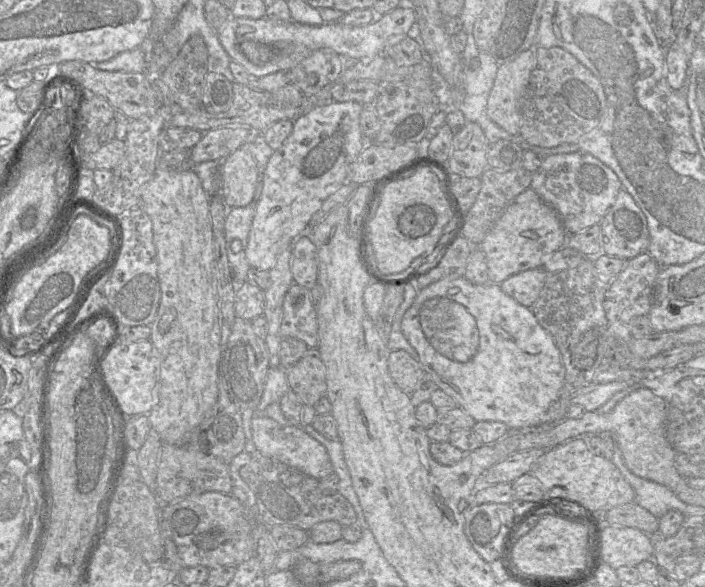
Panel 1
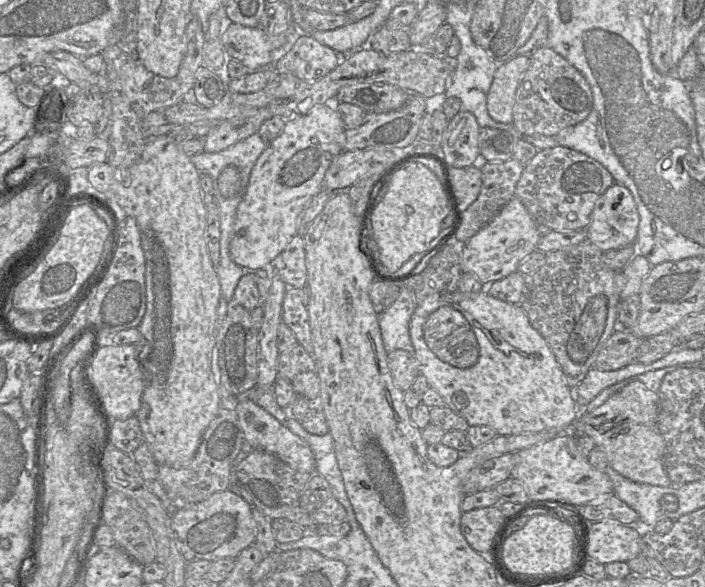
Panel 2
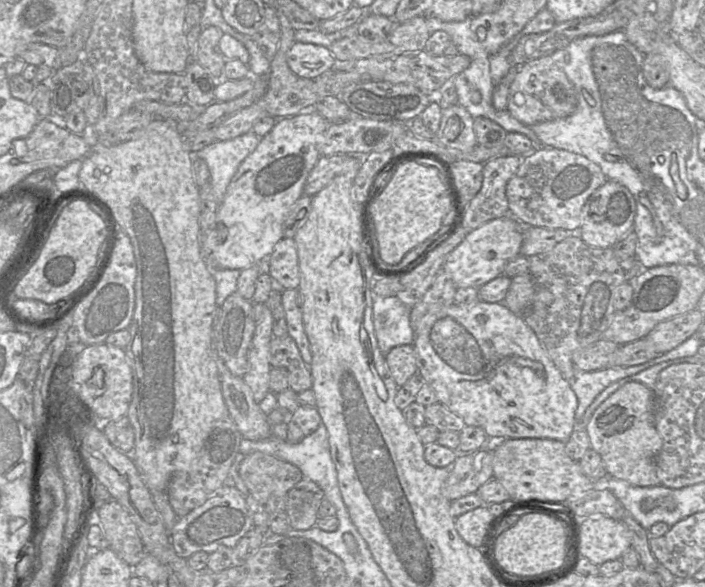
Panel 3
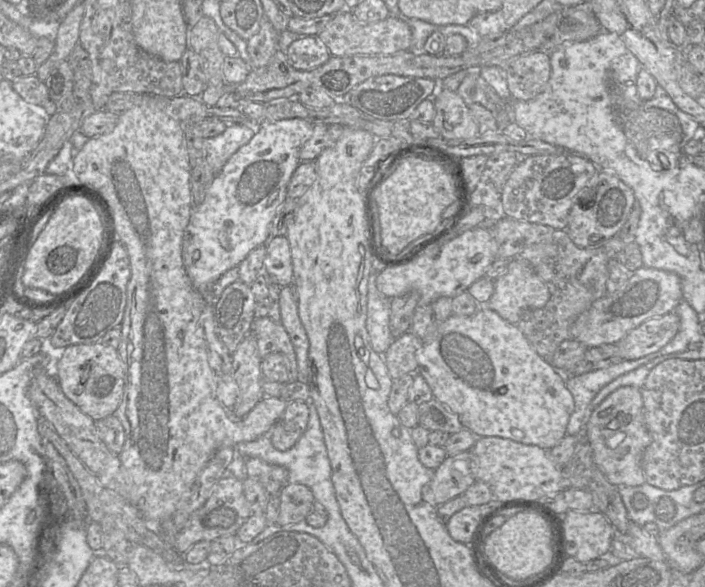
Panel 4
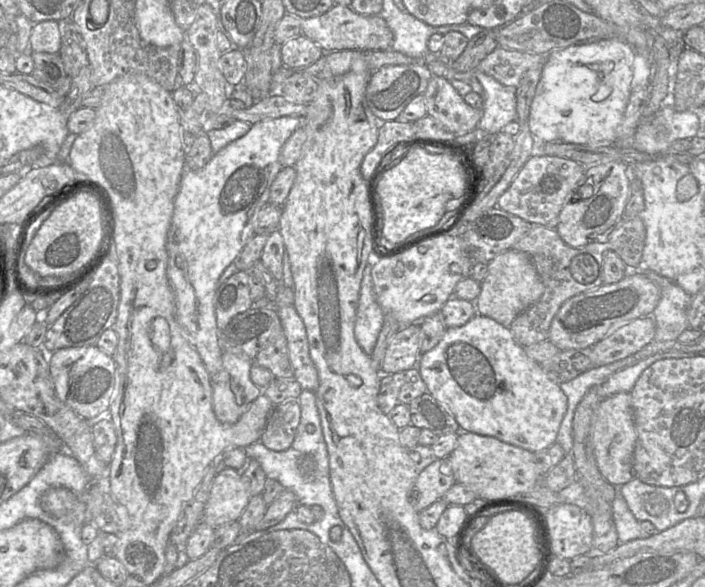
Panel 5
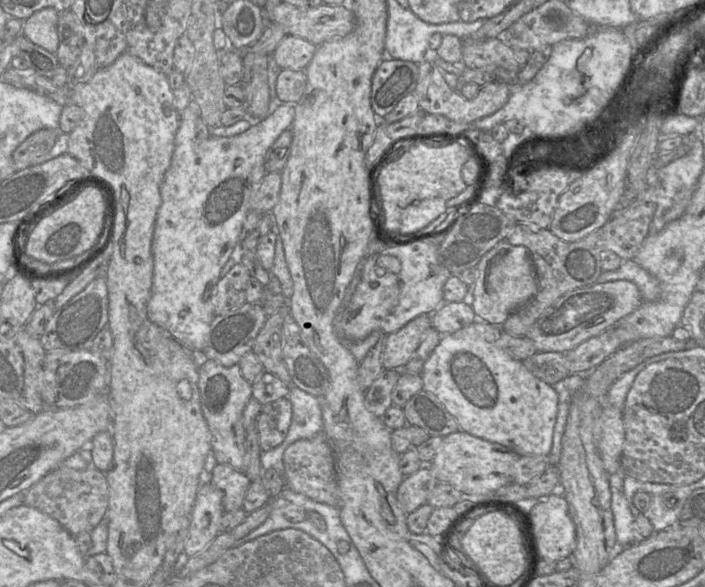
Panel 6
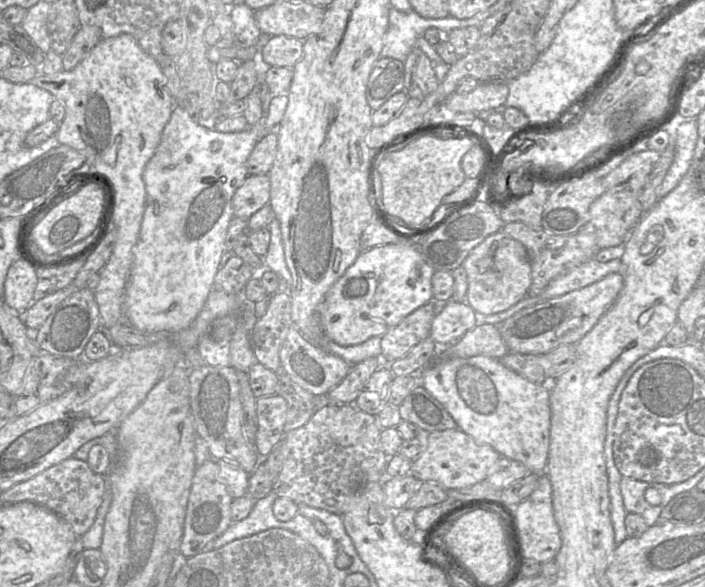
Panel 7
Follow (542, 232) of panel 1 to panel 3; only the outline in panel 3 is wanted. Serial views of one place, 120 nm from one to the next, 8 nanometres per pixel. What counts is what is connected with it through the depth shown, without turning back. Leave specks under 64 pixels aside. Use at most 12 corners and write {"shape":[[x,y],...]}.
{"shape":[[510,214],[469,232],[441,272],[480,288],[520,255],[523,225]]}

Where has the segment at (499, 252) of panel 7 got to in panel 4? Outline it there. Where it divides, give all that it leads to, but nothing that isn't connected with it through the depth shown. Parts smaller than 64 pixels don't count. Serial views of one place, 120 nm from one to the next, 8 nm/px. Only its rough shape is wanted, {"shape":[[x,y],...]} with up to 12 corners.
{"shape":[[516,256],[485,306],[515,325],[544,307],[550,291]]}

